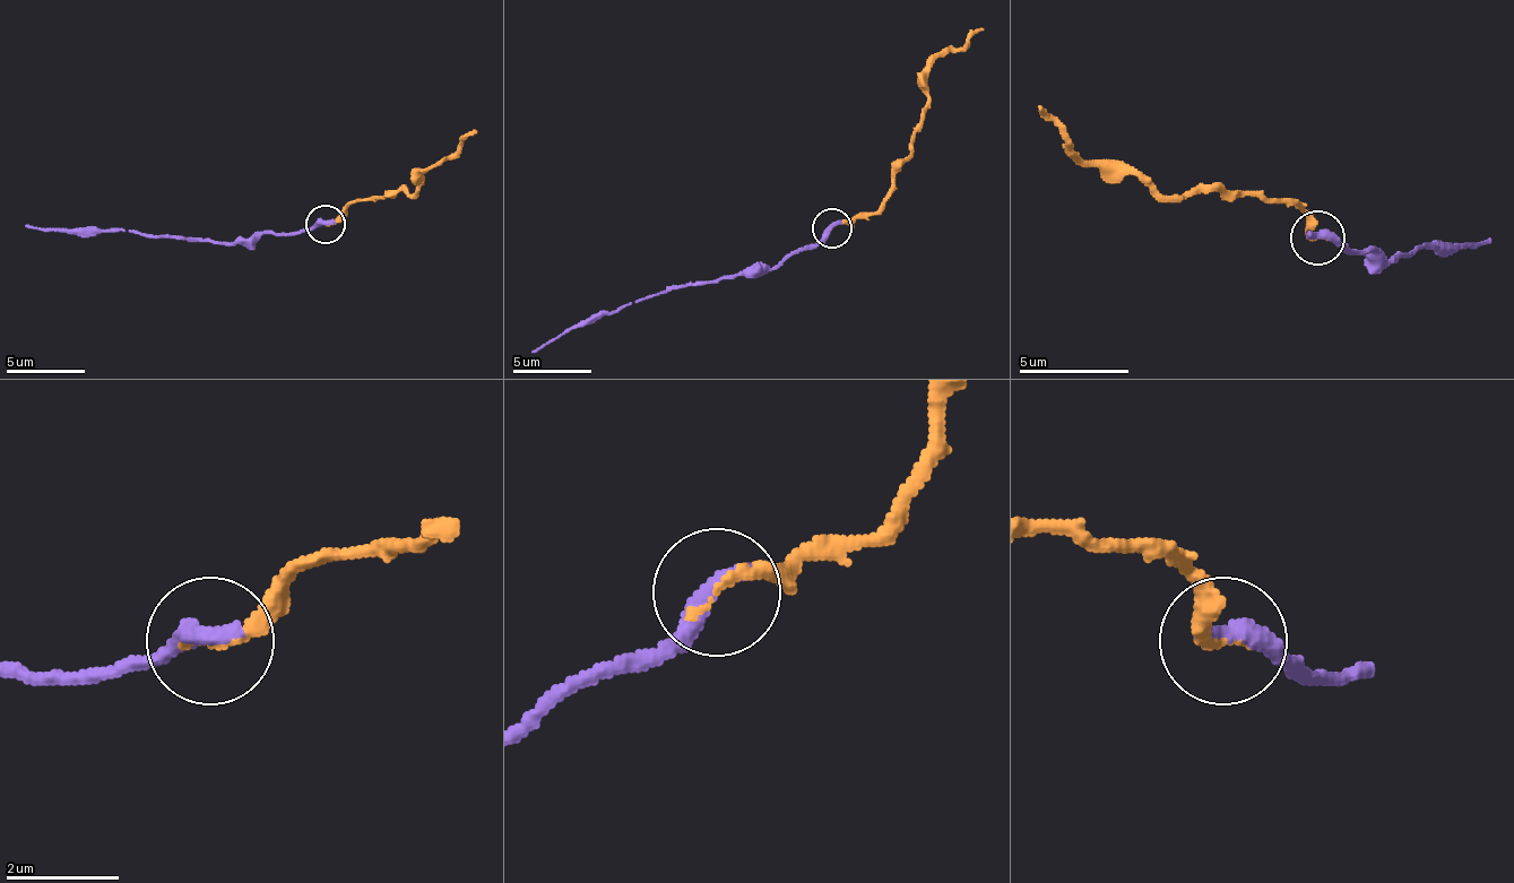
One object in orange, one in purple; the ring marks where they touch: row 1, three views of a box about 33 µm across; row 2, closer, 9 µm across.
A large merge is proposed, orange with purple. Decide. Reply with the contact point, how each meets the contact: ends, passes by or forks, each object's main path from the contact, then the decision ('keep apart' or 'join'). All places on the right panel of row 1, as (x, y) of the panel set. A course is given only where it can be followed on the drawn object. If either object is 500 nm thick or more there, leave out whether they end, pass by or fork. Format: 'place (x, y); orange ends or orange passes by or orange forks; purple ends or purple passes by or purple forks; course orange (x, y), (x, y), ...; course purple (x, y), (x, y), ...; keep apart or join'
place (1317, 237); orange ends; purple ends; course orange (1318, 239), (1297, 206), (1286, 200), (1214, 190), (1170, 195), (1132, 173), (1088, 167), (1072, 140), (1039, 107); course purple (1318, 239), (1368, 250), (1384, 261), (1395, 256), (1450, 250), (1488, 239); join

